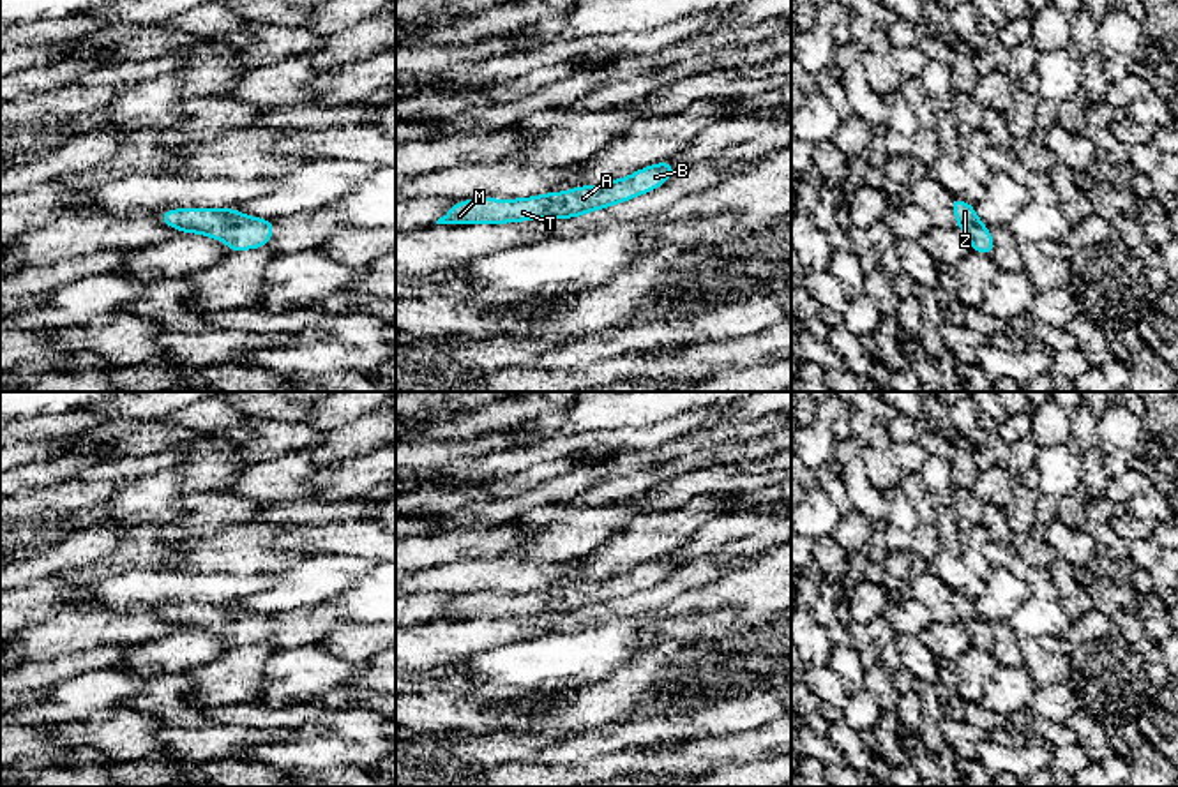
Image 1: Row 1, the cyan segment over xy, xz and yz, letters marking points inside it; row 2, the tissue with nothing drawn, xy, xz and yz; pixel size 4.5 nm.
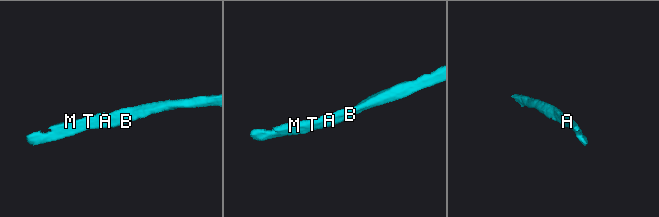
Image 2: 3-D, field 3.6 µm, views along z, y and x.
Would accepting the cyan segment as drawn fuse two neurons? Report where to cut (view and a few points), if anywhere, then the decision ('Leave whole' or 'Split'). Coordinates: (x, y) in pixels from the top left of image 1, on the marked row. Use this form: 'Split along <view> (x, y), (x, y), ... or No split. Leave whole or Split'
No split. Leave whole

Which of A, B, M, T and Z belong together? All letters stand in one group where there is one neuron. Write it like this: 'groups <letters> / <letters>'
groups A B M T Z

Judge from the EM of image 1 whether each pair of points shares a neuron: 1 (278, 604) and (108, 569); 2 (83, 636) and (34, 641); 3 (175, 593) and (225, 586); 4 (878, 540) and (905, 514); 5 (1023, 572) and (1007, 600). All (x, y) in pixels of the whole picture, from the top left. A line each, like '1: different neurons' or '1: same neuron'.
1: same neuron
2: same neuron
3: same neuron
4: same neuron
5: different neurons

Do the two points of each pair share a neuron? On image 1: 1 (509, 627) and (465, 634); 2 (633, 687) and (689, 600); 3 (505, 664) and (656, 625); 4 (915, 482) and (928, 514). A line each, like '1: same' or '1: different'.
1: same
2: different
3: same
4: same

